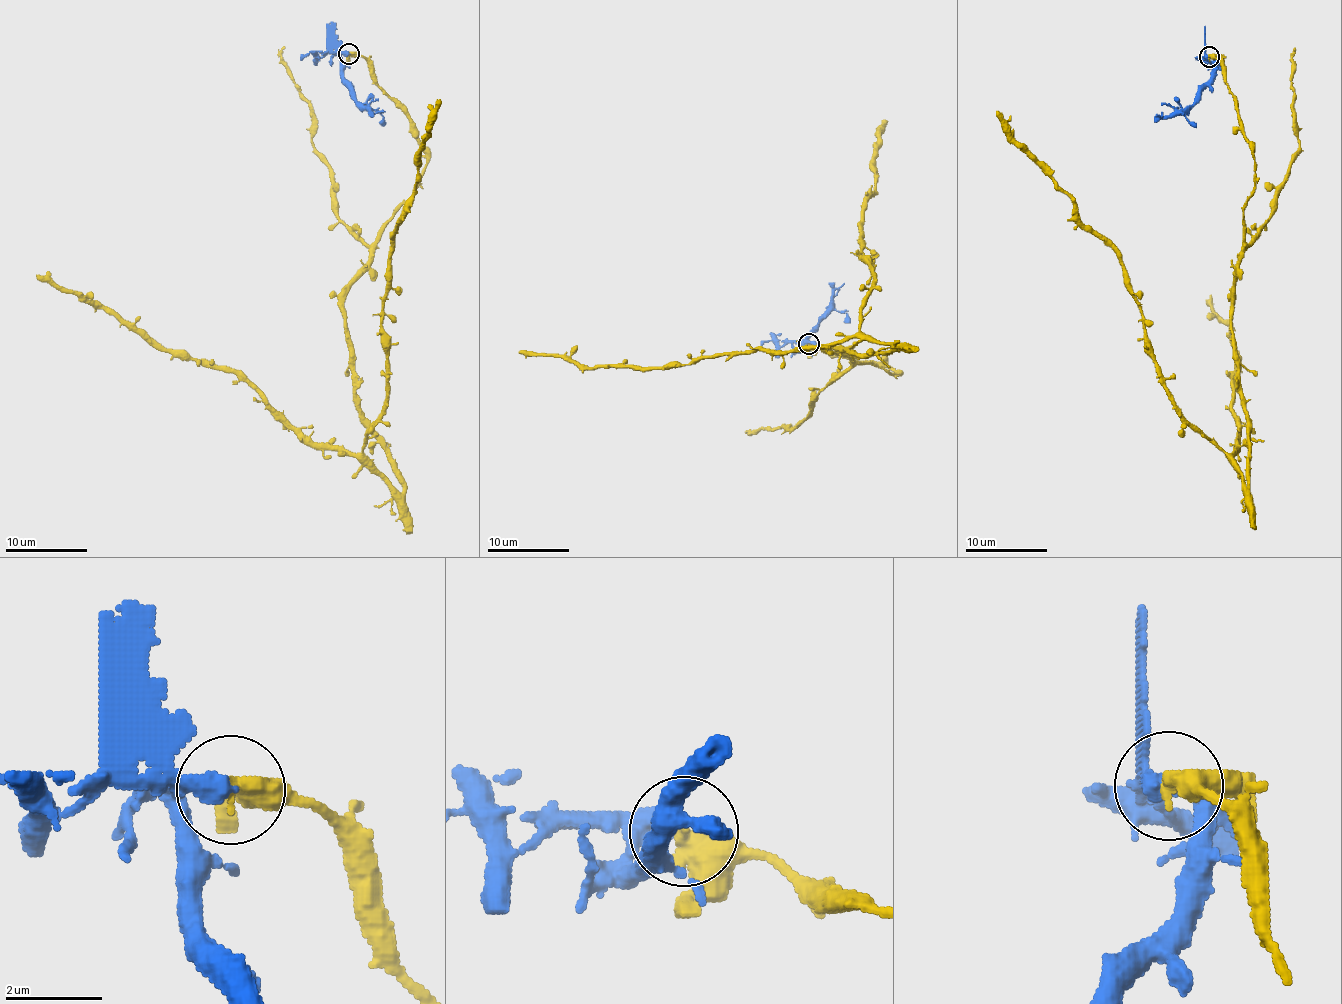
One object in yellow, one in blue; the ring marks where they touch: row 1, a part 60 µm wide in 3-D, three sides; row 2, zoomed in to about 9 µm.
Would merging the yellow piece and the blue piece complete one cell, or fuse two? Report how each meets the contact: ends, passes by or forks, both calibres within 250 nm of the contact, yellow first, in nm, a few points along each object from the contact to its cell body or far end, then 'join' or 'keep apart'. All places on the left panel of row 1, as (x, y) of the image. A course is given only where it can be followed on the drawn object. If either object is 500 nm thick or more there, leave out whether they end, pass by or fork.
550 nm thick on the yellow side, 320 nm on the other; yellow runs (349, 53), (426, 155), (343, 303), (354, 406), (401, 492), (362, 452), (385, 401), (388, 252), (438, 100); blue runs (347, 53), (340, 58), (341, 82), (374, 113), (383, 109); keep apart

